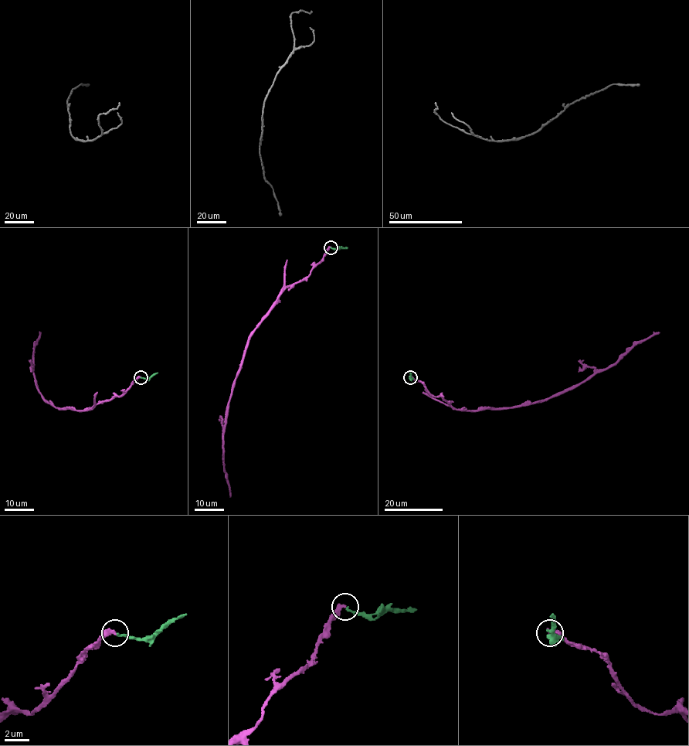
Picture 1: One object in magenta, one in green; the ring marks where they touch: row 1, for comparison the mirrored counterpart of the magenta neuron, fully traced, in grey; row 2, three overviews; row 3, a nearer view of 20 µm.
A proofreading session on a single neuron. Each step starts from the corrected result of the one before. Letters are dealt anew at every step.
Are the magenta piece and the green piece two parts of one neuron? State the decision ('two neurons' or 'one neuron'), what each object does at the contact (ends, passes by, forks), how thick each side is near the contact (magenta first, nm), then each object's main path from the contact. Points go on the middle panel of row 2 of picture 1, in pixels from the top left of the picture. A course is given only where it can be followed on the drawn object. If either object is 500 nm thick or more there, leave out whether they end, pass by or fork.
one neuron; magenta ends there; green ends there; 340 nm thick on the magenta side, 200 nm on the other; magenta runs (330, 246), (310, 274), (288, 285), (252, 332), (232, 387), (224, 435), (224, 469), (230, 496); green runs (330, 246), (347, 247)

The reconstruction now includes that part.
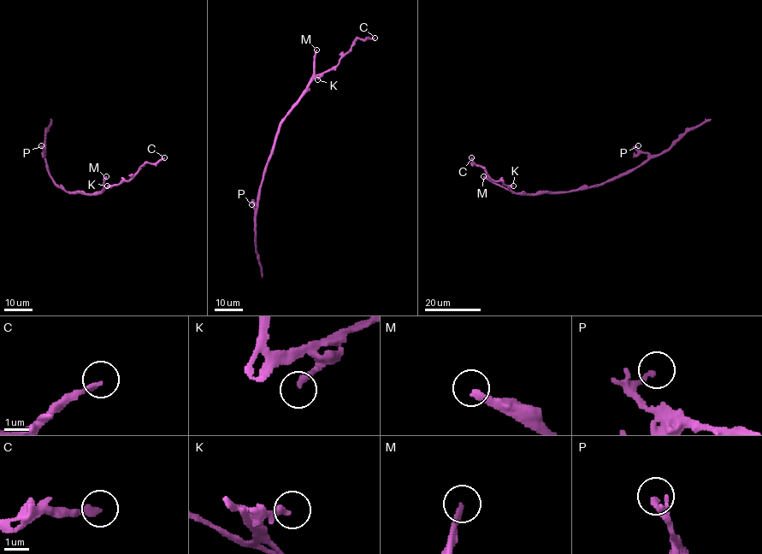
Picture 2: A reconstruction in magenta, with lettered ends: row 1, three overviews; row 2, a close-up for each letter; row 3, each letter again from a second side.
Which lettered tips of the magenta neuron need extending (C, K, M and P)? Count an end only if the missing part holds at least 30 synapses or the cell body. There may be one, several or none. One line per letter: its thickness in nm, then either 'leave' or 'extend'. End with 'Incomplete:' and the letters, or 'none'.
C: 200 nm thick; leave
K: 260 nm thick; leave
M: 240 nm thick; leave
P: 200 nm thick; leave
Incomplete: none

